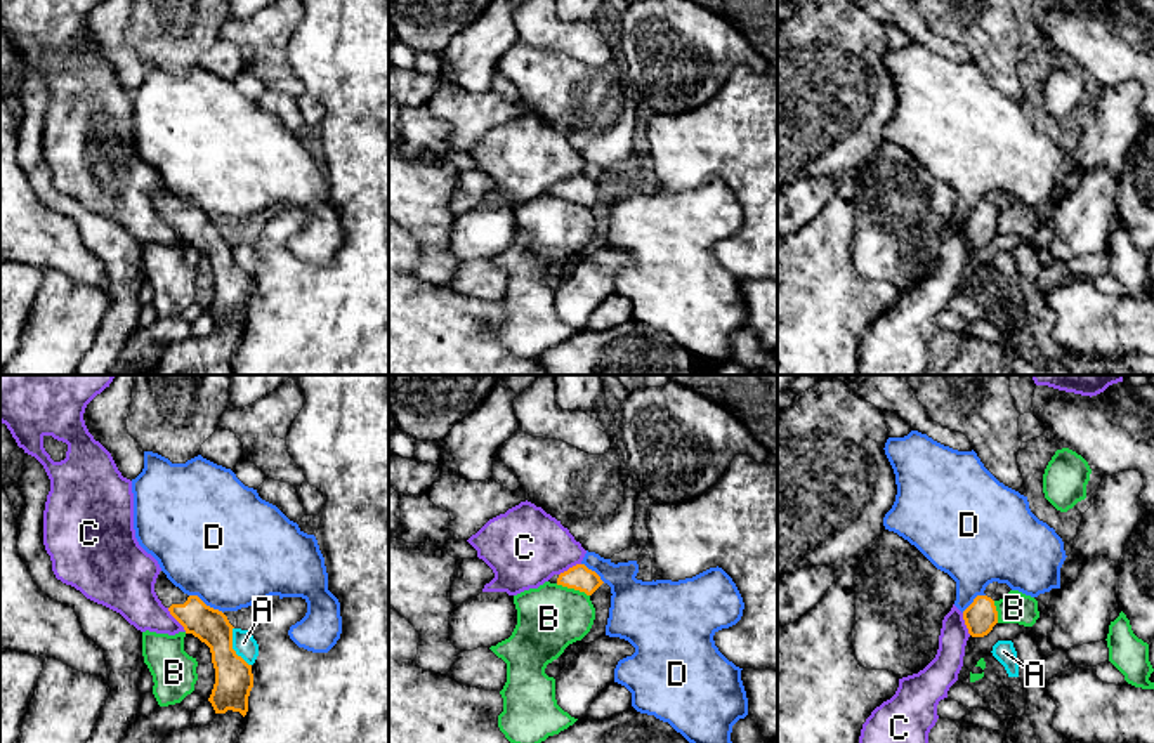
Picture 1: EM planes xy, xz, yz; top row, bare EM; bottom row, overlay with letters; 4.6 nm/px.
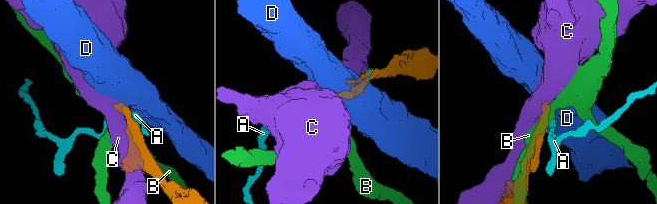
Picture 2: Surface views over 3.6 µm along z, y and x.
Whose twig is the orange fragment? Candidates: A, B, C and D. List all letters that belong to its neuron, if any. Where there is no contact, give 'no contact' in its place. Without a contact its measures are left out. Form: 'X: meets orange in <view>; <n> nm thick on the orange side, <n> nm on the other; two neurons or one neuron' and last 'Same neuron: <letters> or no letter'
A: meets orange in xy; 180 nm thick on the orange side, 110 nm on the other; two neurons
B: meets orange in xz; 120 nm thick on the orange side, 300 nm on the other; two neurons
C: meets orange in xy; 160 nm thick on the orange side, 220 nm on the other; two neurons
D: meets orange in xy; 160 nm thick on the orange side, 480 nm on the other; two neurons
Same neuron: no letter

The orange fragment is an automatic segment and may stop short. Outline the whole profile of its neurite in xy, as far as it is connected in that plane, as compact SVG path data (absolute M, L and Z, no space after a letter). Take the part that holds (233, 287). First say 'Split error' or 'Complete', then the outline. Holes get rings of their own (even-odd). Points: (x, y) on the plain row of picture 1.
Split error. M160 182L154 203L170 226L210 259L215 279L215 295L208 312L215 325L227 321L248 323L248 307L253 299L252 276L233 260L233 236L227 227L207 217L198 207L187 207Z

